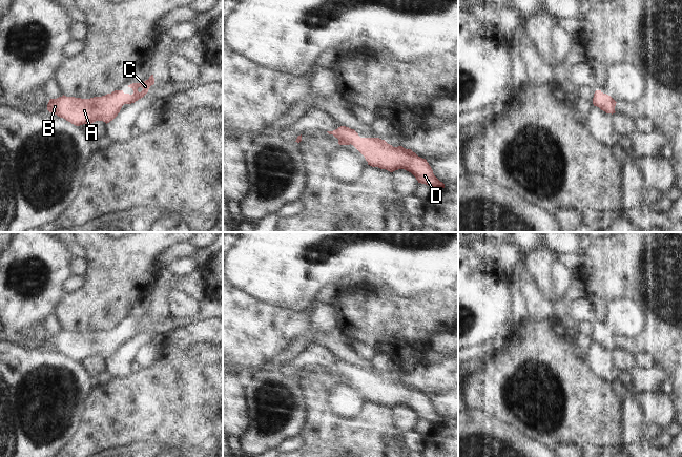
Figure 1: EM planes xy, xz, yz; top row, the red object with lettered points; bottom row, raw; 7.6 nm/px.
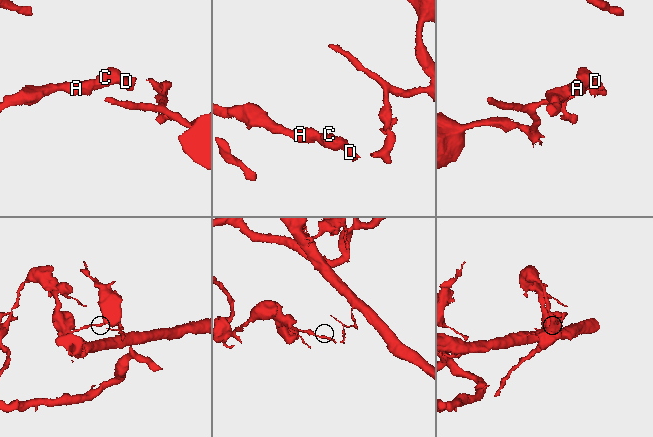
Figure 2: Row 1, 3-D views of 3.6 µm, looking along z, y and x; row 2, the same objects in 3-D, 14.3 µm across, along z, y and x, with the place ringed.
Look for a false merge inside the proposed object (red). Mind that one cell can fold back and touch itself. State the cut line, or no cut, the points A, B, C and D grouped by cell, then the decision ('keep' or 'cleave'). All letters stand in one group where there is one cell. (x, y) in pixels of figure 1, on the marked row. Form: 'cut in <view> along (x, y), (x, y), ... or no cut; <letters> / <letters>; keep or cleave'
no cut; A B C D; keep

